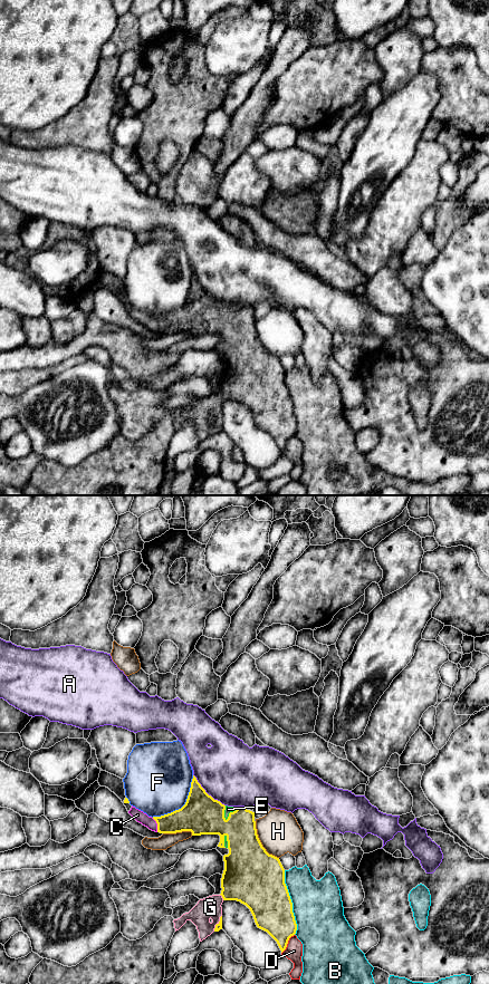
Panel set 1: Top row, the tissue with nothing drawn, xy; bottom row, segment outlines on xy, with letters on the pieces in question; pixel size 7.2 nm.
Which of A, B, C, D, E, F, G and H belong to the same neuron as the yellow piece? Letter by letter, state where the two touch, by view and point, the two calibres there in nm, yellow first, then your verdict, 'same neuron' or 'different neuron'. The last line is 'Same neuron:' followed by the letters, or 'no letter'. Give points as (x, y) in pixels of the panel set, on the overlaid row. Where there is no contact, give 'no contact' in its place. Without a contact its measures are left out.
A: meets yellow in xy at (205, 792); 280 nm thick on the yellow side, 440 nm on the other; different neuron
B: meets yellow in xy at (291, 903); 340 nm thick on the yellow side, 360 nm on the other; different neuron
C: meets yellow in xy at (157, 825); 200 nm thick on the yellow side, 80 nm on the other; same neuron
D: meets yellow in xy at (287, 943); 280 nm thick on the yellow side, 130 nm on the other; different neuron
E: meets yellow in xy at (231, 812); 280 nm thick on the yellow side, 50 nm on the other; same neuron
F: meets yellow in xy at (183, 806); 280 nm thick on the yellow side, 480 nm on the other; different neuron
G: meets yellow in xy at (222, 897); 380 nm thick on the yellow side, 160 nm on the other; same neuron
H: meets yellow in xy at (260, 842); 400 nm thick on the yellow side, 300 nm on the other; different neuron
Same neuron: C, E, G

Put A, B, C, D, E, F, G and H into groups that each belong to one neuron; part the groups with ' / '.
A / B / C E G / D / F / H

